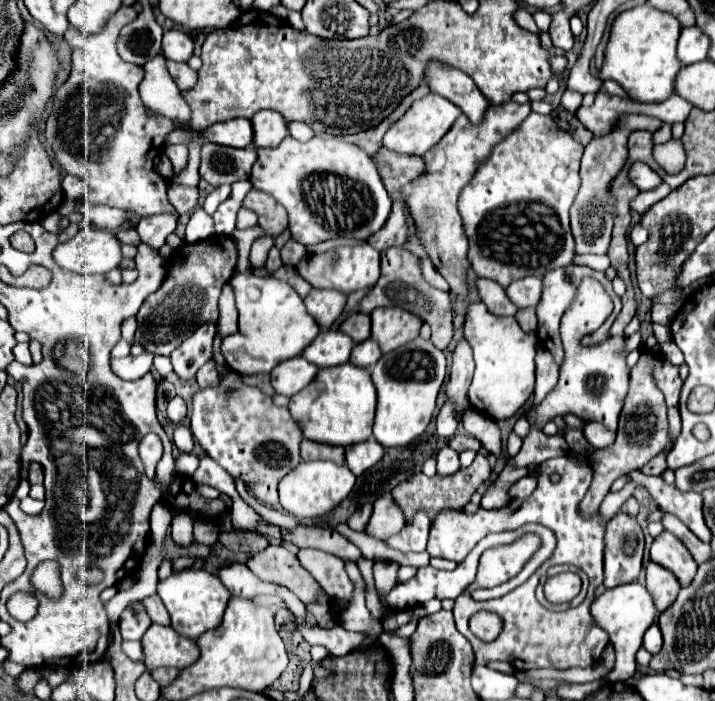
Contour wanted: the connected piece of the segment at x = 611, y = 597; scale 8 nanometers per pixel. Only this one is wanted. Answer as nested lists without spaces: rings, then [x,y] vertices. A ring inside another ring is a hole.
[[[630,582],[630,584],[622,584],[618,588],[610,588],[606,590],[602,596],[598,596],[592,602],[592,616],[598,622],[598,626],[602,626],[608,636],[610,642],[616,648],[616,664],[612,668],[612,672],[606,676],[610,682],[628,682],[634,674],[636,674],[636,662],[634,662],[634,654],[638,652],[638,648],[642,646],[642,636],[644,632],[652,626],[652,622],[658,616],[656,604],[652,594],[648,592],[646,586],[642,586],[640,582]]]

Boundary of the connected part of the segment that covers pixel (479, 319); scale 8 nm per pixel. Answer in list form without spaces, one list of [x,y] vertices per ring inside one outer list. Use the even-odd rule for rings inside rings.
[[[470,304],[464,336],[474,350],[476,372],[470,384],[472,408],[486,412],[494,420],[506,420],[514,416],[534,390],[534,354],[538,346],[536,334],[524,332],[516,318],[494,316],[488,308],[480,304]]]

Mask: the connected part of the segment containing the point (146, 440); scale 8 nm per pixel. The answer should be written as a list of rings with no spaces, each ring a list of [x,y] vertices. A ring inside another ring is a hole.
[[[154,433],[147,434],[140,440],[138,452],[140,452],[140,458],[142,458],[142,462],[144,462],[146,476],[154,478],[154,468],[156,468],[156,464],[158,464],[158,460],[161,459],[163,453],[160,438]]]

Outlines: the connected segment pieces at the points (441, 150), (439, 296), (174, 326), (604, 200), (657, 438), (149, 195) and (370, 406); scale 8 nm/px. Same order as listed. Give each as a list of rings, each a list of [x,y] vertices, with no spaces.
[[[504,102],[500,106],[492,104],[488,108],[488,118],[484,118],[480,126],[468,124],[468,118],[464,118],[462,114],[454,122],[452,130],[432,150],[428,150],[428,154],[422,156],[424,174],[420,174],[416,180],[408,182],[400,190],[414,218],[416,236],[426,248],[428,258],[432,260],[434,268],[446,278],[450,290],[460,296],[468,296],[468,272],[472,270],[472,264],[468,260],[468,238],[464,232],[462,216],[458,212],[460,190],[476,172],[476,158],[488,158],[488,150],[492,150],[492,146],[500,142],[500,138],[504,138],[504,134],[508,134],[512,126],[518,126],[530,112],[530,102]]]
[[[400,246],[388,248],[388,250],[382,252],[382,274],[380,274],[380,280],[362,298],[360,312],[370,314],[378,306],[400,306],[404,310],[410,310],[410,312],[418,314],[424,322],[428,322],[432,326],[432,338],[430,340],[440,350],[444,350],[448,346],[448,342],[452,340],[452,308],[450,308],[448,292],[432,288],[420,274],[418,258],[414,254],[402,250]]]
[[[214,234],[214,242],[208,238],[180,246],[180,252],[174,252],[174,256],[166,260],[166,278],[162,286],[144,300],[136,314],[138,330],[134,334],[134,342],[150,354],[170,356],[170,352],[180,346],[180,342],[200,326],[200,322],[216,322],[218,296],[224,282],[230,280],[236,268],[236,256],[236,244],[232,238],[220,234]]]
[[[624,114],[616,128],[604,136],[594,136],[590,144],[584,150],[582,166],[580,166],[580,178],[582,186],[576,194],[576,200],[570,208],[570,224],[572,224],[572,236],[576,242],[576,254],[608,254],[610,246],[610,234],[614,226],[612,206],[614,206],[614,194],[612,194],[612,180],[626,164],[626,138],[634,128],[644,128],[656,132],[662,126],[660,120],[640,114]]]
[[[640,358],[638,364],[630,372],[630,390],[628,390],[628,396],[624,400],[624,408],[622,408],[622,416],[620,416],[618,434],[616,434],[614,444],[608,448],[594,450],[594,454],[590,454],[594,480],[592,480],[588,494],[584,496],[582,506],[580,506],[582,512],[586,516],[594,514],[600,508],[600,502],[604,500],[604,496],[610,492],[610,486],[616,478],[640,468],[642,464],[646,464],[648,460],[652,460],[660,452],[668,452],[670,446],[672,446],[672,438],[670,438],[670,428],[668,428],[664,396],[656,388],[656,384],[652,382],[652,376],[648,374],[648,366],[644,366],[644,358]]]
[[[122,6],[106,22],[106,28],[102,28],[94,36],[84,38],[84,34],[72,30],[72,28],[68,30],[68,34],[64,34],[64,38],[72,46],[72,74],[66,80],[66,84],[62,84],[56,90],[54,108],[46,120],[46,140],[52,142],[52,150],[56,154],[58,164],[66,172],[72,172],[88,182],[90,192],[88,192],[86,200],[90,200],[92,204],[126,208],[140,216],[150,216],[150,214],[174,212],[174,206],[166,198],[168,180],[162,178],[154,170],[154,160],[160,154],[160,150],[164,148],[166,134],[172,132],[174,126],[172,126],[172,120],[162,118],[162,116],[144,118],[144,106],[142,106],[140,94],[138,94],[138,84],[142,82],[144,70],[140,66],[132,66],[132,64],[124,62],[118,56],[116,42],[118,42],[120,28],[134,22],[136,16],[138,16],[138,12],[132,6]]]
[[[350,362],[322,368],[316,376],[316,382],[308,386],[308,390],[300,390],[300,394],[290,398],[290,414],[300,424],[306,438],[324,444],[350,446],[360,440],[368,440],[372,436],[374,410],[376,410],[376,388],[372,384],[370,372],[360,366],[352,366]]]

